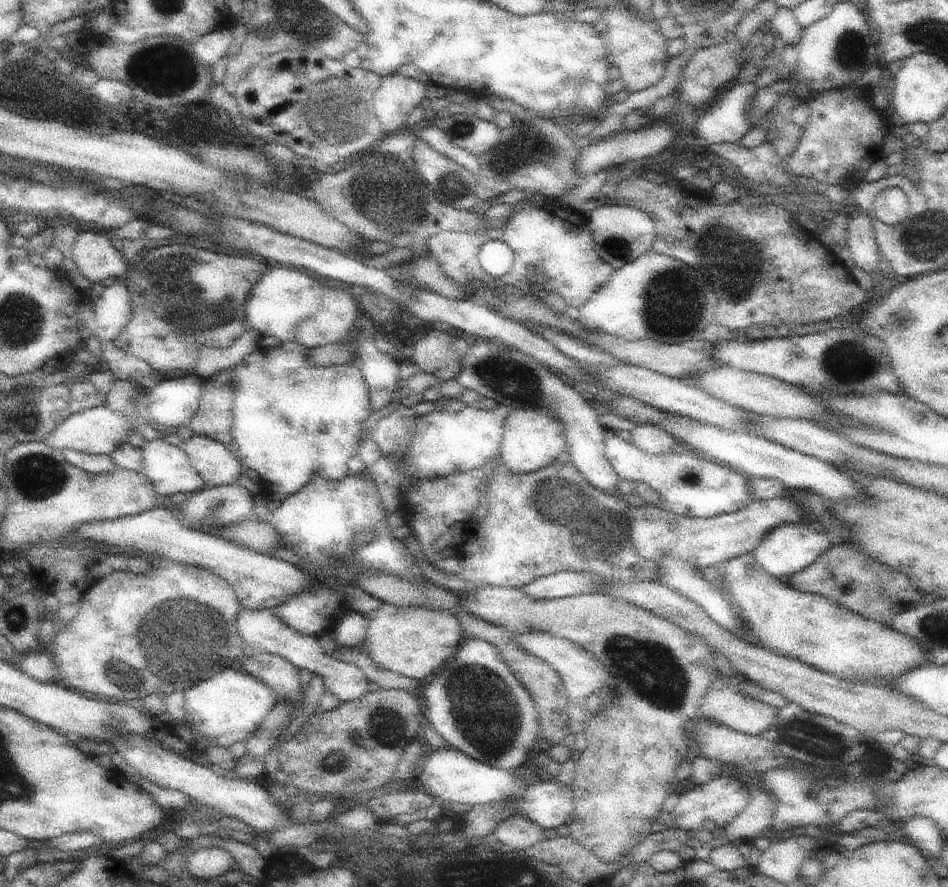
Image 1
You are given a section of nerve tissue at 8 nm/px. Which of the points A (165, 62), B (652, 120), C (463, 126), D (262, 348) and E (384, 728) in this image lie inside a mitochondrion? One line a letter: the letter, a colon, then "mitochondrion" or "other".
A: mitochondrion
B: other
C: mitochondrion
D: other
E: mitochondrion

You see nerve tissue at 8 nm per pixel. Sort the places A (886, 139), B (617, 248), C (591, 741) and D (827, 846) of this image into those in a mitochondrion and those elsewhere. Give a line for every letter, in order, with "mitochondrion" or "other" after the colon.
A: other
B: mitochondrion
C: other
D: other

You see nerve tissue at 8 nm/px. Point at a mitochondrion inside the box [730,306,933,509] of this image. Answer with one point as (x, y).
(850, 363)

